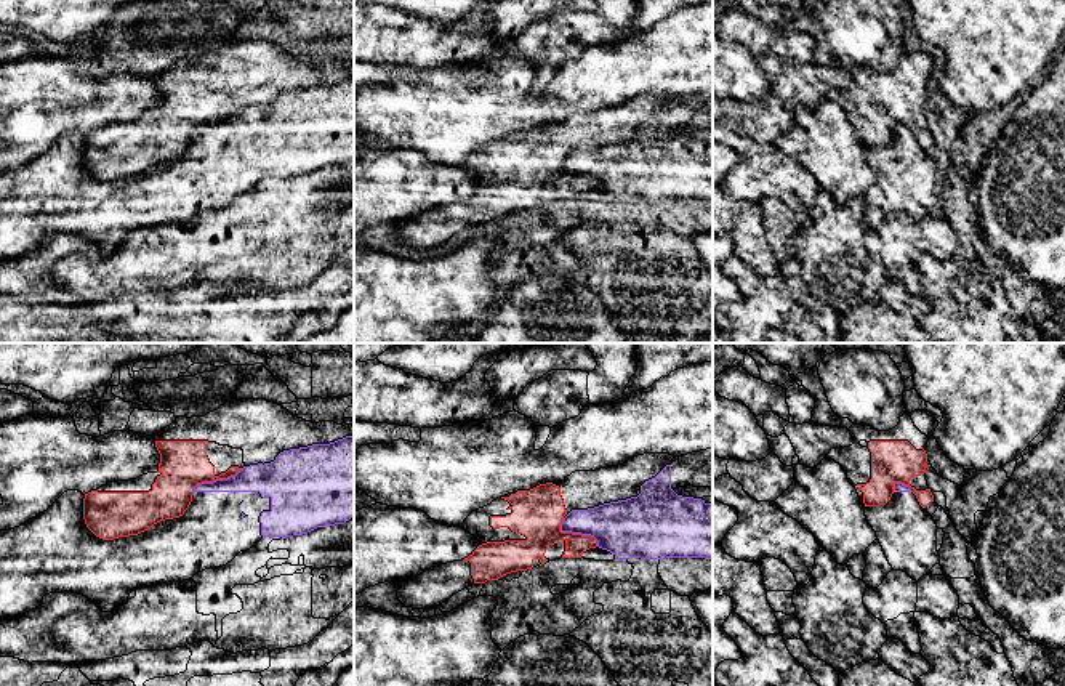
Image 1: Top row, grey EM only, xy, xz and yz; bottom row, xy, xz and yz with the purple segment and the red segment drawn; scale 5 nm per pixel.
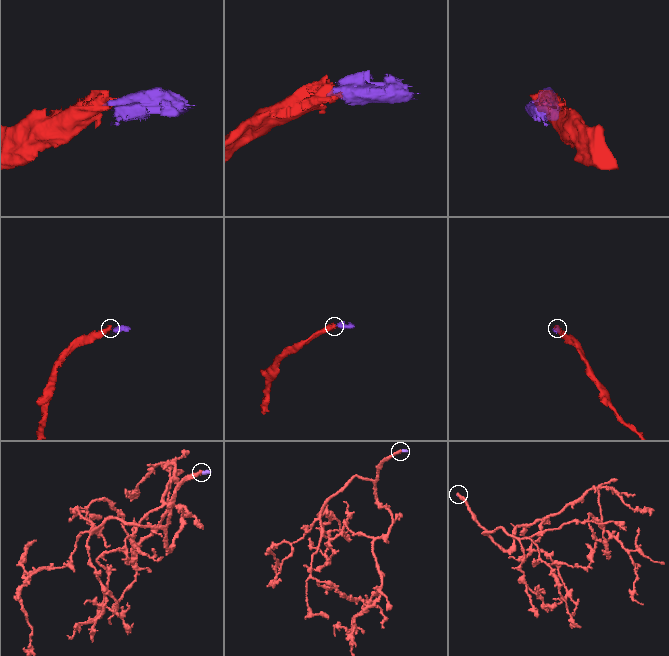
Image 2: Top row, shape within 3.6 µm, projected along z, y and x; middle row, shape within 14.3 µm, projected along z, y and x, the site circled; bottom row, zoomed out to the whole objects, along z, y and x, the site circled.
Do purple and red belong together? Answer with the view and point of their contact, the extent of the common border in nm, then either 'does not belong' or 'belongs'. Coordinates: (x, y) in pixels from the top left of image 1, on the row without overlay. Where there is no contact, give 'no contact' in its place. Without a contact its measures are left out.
meets purple in xz at (575, 173); contact 240 nm long; does not belong

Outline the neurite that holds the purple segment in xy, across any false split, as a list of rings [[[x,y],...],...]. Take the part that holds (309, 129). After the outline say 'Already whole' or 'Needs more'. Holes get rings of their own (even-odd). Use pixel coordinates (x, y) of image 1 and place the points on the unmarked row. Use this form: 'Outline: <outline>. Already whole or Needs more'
Outline: [[[354,75],[330,85],[283,91],[271,104],[243,107],[227,120],[197,125],[183,157],[160,162],[138,176],[114,181],[96,178],[85,165],[83,139],[82,133],[67,131],[38,157],[19,168],[0,172],[0,260],[22,256],[38,248],[45,236],[64,232],[80,234],[102,253],[114,253],[128,242],[133,231],[183,223],[205,210],[223,208],[264,178],[287,180],[352,162]]]. Needs more

